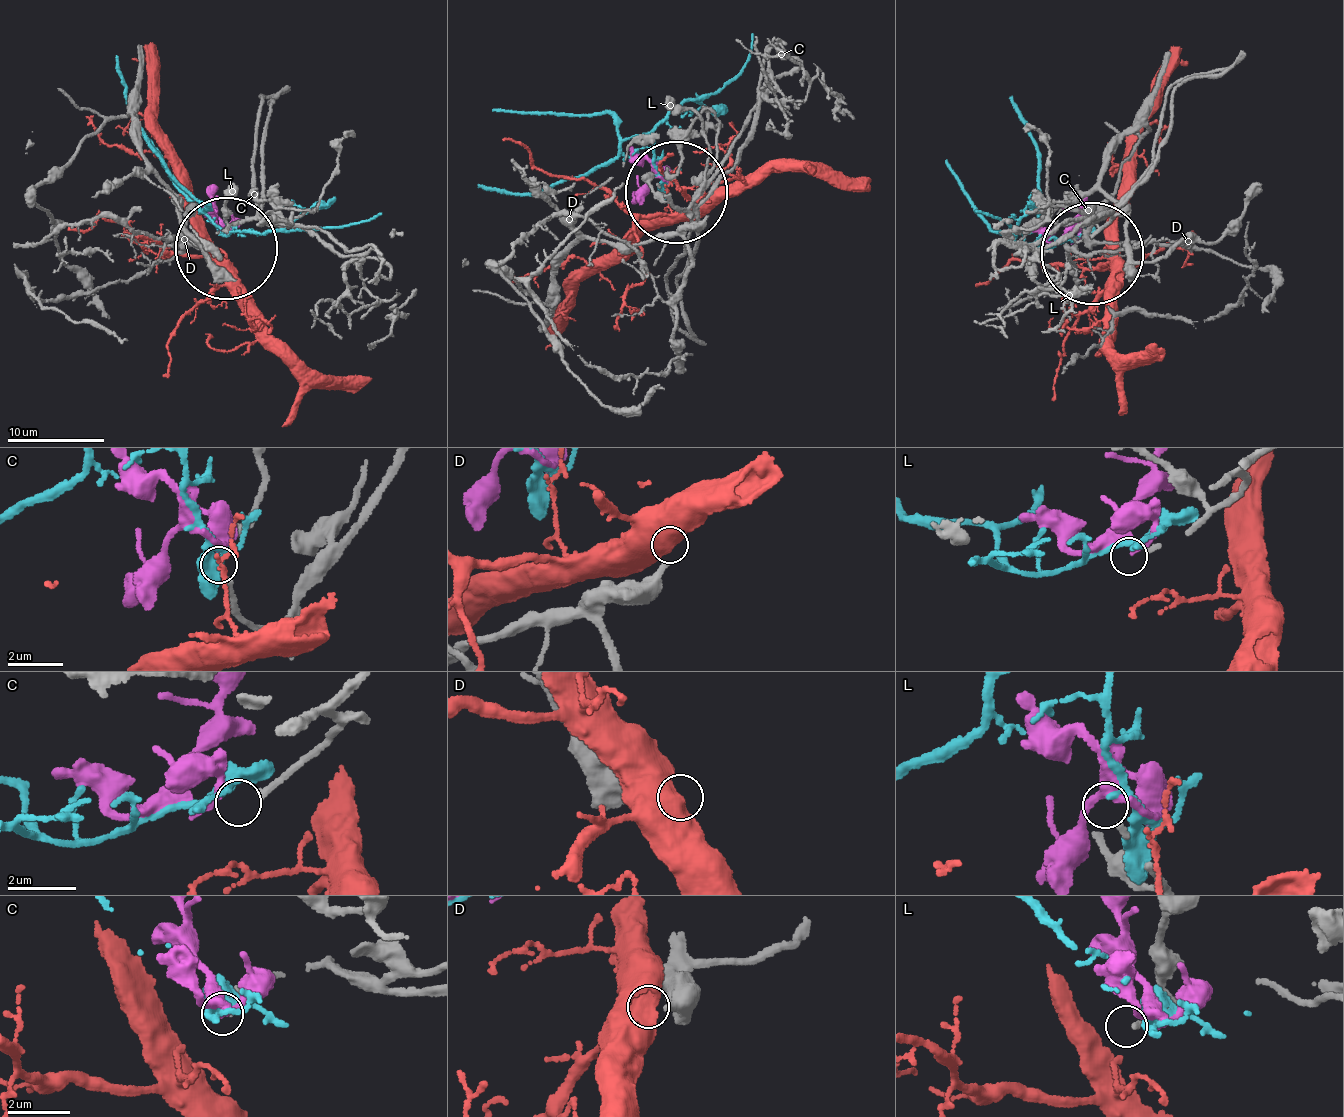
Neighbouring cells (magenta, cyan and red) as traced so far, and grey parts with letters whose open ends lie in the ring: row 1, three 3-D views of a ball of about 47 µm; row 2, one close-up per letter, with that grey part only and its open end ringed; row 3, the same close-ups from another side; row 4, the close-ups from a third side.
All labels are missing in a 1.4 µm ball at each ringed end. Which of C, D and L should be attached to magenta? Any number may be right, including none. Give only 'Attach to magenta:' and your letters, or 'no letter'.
Attach to magenta: no letter

